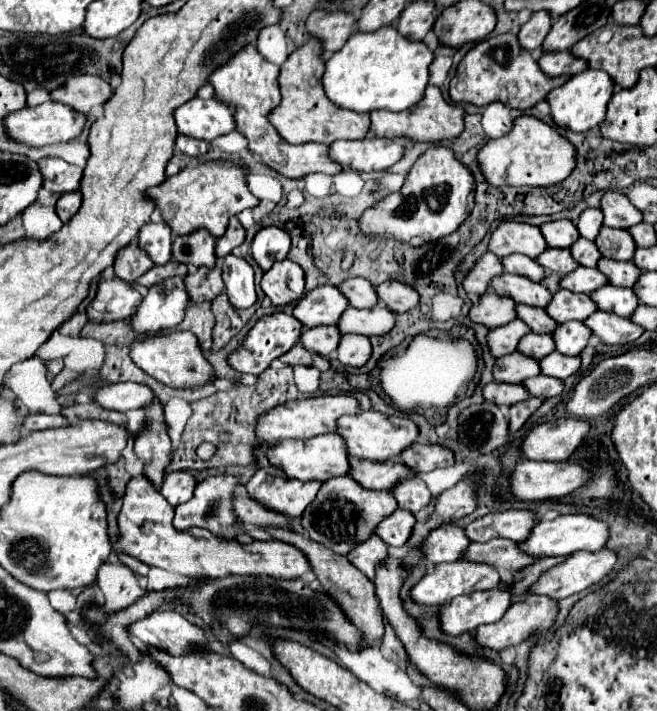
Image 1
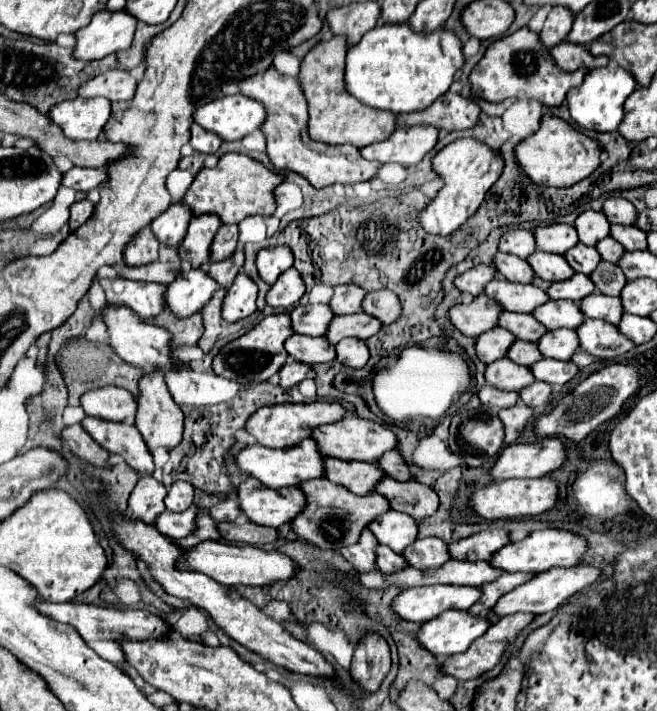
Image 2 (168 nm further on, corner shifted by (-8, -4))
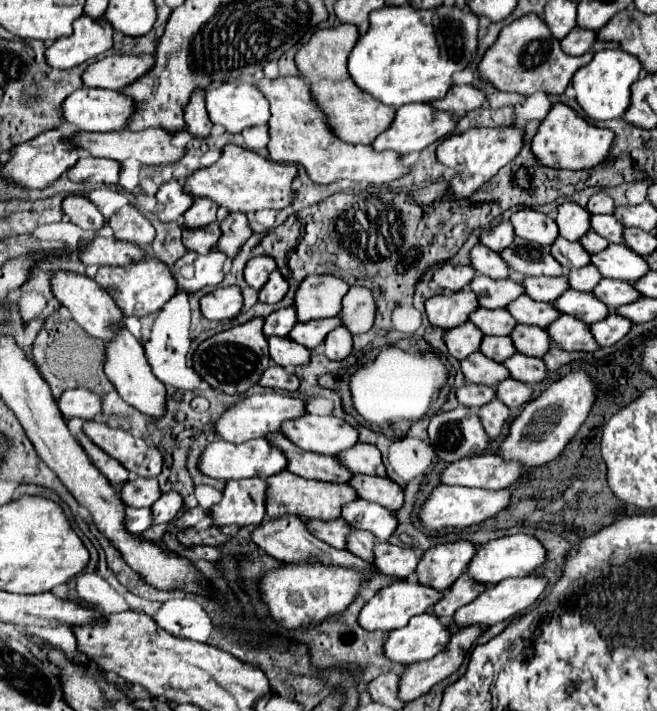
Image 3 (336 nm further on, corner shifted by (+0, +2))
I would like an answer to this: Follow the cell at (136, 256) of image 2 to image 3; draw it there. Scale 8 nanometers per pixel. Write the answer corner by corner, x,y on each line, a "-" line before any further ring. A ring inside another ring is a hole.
132,204
120,208
108,220
108,226
114,230
114,238
122,240
122,242
132,242
136,246
148,248
154,240
152,224

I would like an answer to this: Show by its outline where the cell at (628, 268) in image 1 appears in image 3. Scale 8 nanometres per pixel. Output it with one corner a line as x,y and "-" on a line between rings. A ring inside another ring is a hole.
588,264
584,268
572,268
568,272
568,280
570,286
574,290
582,290
582,292
594,292
596,284
602,280
602,274
598,272
598,268
594,264

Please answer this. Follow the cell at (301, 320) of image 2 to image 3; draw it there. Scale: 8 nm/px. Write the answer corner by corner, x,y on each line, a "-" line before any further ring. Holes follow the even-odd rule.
294,306
276,310
270,316
266,316
264,334
266,336
286,336
296,326
296,322
298,322
298,318
296,318
296,308

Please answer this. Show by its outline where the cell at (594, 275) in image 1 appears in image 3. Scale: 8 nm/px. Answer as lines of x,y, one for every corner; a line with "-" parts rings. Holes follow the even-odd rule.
536,276
536,278
524,278
526,294
540,302
554,302
558,300
566,290
570,290
568,276
548,278
548,276

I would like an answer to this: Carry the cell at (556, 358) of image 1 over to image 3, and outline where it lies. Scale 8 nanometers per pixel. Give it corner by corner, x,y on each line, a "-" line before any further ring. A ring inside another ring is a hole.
516,354
512,358
508,358
504,362
504,366
510,370
510,376
526,382
526,384
536,384
542,382
548,374
548,368
544,364
542,358
534,358
534,356
524,356
524,354

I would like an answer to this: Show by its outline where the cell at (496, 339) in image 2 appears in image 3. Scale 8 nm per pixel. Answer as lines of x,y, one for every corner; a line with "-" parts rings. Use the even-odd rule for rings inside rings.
464,322
462,326
456,326
456,328
446,332
448,350
458,360
464,360
466,356
478,352
480,344
482,344
482,338
484,338
484,334
472,322

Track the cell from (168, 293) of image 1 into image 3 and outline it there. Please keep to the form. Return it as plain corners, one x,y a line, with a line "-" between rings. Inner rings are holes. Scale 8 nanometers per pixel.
212,250
206,256
196,252
188,252
186,256
182,256
172,268
178,292
194,294
206,286
218,286
224,278
222,276
224,260
226,260
224,254
220,254
218,250

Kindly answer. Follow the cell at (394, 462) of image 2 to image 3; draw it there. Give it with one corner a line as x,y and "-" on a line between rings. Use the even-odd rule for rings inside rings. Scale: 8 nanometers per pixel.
358,442
348,452
342,452
340,462
350,468
354,474
374,474
374,476
386,476
386,466
382,462
382,454
378,446
368,442

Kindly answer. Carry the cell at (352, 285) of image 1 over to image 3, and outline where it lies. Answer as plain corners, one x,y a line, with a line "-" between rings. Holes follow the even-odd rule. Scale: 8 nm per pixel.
332,274
308,276
294,298
294,306
300,322
338,316
342,310
342,296
348,292
348,284

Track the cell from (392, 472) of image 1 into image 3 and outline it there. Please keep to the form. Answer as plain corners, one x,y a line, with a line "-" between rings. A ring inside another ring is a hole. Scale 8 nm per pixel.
274,432
268,440
276,444
286,456
288,456
288,470
304,476
304,478
314,478
322,482
338,482
346,484
354,476
336,456
320,456
316,452
304,452
296,448
288,438
284,438
280,432

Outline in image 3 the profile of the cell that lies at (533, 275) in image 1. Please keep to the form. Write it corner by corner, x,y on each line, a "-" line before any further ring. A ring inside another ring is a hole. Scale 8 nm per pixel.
476,244
472,248
472,266
478,274
490,276
490,278
508,278
508,264
502,260
500,254
486,248
484,244

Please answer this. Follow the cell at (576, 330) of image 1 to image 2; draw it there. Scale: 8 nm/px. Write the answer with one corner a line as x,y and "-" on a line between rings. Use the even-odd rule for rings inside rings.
560,328
560,330
552,330
546,332
538,344
538,350
542,354
542,358
554,358
554,360
570,360
572,354
578,348
578,336
576,330
568,330
568,328

